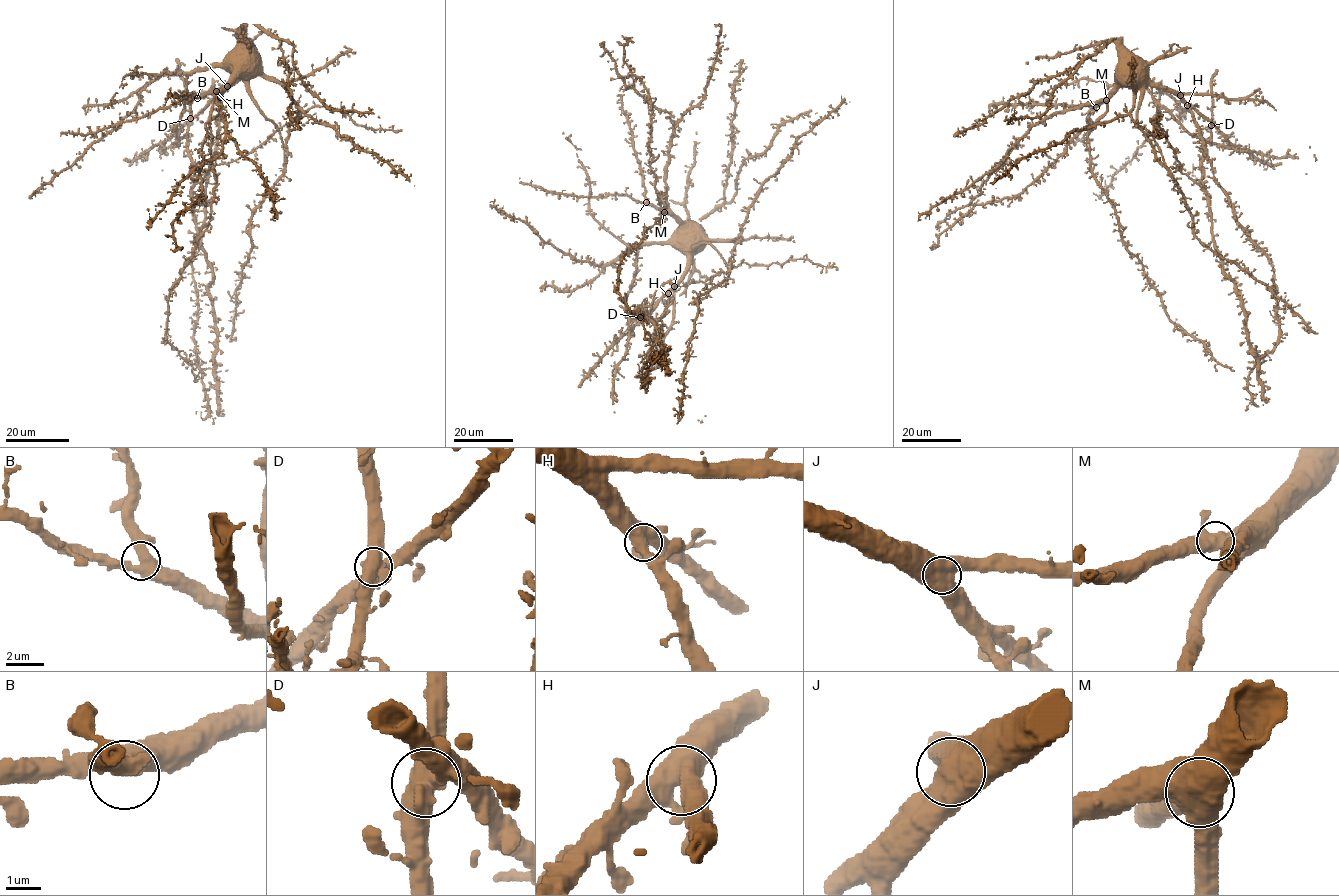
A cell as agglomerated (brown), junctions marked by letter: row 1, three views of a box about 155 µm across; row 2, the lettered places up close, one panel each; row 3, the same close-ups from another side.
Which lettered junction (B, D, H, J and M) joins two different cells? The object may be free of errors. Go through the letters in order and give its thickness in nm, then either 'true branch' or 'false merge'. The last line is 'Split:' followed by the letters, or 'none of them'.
B: 400 nm thick; true branch
D: 550 nm thick; false merge
H: 400 nm thick; true branch
J: 550 nm thick; true branch
M: 400 nm thick; true branch
Split: D

